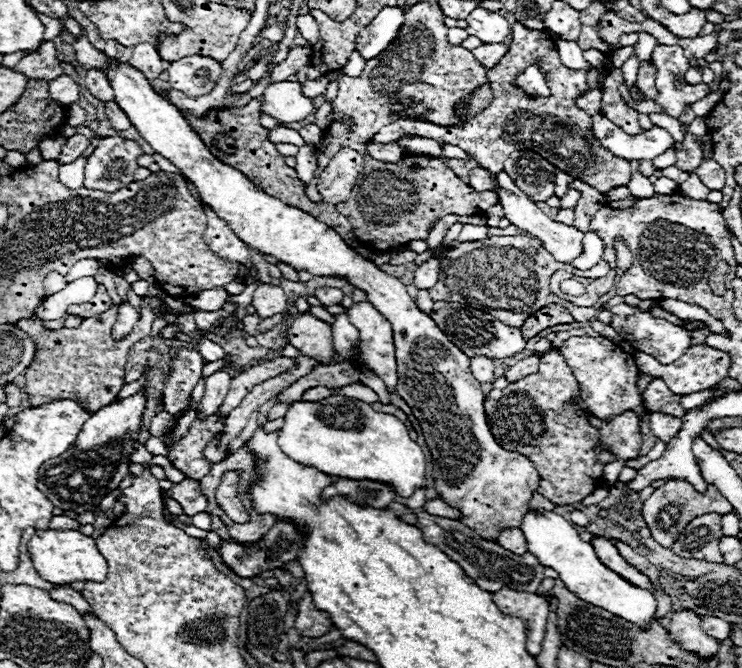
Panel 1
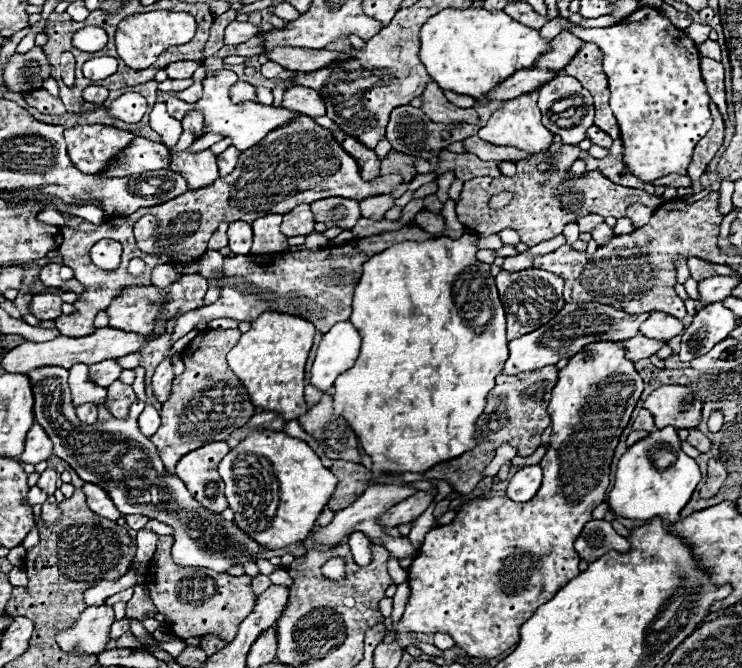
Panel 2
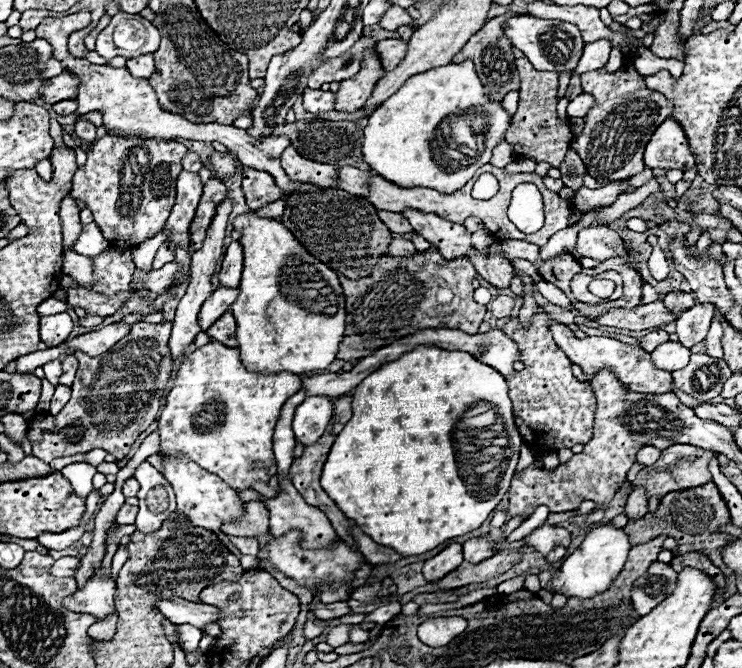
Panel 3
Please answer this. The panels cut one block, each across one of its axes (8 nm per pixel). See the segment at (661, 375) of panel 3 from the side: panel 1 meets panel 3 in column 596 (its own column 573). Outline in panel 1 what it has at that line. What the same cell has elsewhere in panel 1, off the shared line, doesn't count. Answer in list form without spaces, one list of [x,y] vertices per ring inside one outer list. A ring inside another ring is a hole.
[[[572,336],[562,342],[560,346],[562,356],[570,364],[580,388],[582,388],[582,400],[586,402],[588,410],[602,420],[608,420],[616,414],[622,414],[626,410],[636,412],[640,418],[644,418],[648,412],[642,404],[642,396],[638,392],[638,378],[640,370],[636,368],[636,362],[630,354],[626,354],[620,346],[610,342],[608,338],[590,338],[590,336]]]

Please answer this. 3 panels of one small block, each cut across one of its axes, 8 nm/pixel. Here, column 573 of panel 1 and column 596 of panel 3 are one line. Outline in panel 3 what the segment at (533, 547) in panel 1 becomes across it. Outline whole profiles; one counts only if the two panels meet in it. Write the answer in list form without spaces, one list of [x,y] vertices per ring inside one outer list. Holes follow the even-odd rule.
[[[610,522],[598,524],[590,528],[582,544],[568,558],[564,558],[560,570],[552,580],[552,588],[548,590],[562,592],[566,596],[576,596],[576,598],[588,598],[588,596],[594,596],[594,592],[604,592],[610,588],[612,580],[622,572],[628,550],[630,550],[628,534],[622,528],[616,528]]]

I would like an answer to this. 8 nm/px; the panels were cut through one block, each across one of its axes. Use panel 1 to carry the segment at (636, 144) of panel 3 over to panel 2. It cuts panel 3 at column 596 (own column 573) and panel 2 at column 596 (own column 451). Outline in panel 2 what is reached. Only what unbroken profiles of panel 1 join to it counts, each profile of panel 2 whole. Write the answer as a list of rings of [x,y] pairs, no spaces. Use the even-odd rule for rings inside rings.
[[[598,126],[588,128],[588,130],[586,130],[586,136],[592,140],[592,144],[598,144],[598,146],[602,146],[602,148],[610,148],[610,146],[612,146],[612,138],[610,138],[606,132],[602,132]]]

